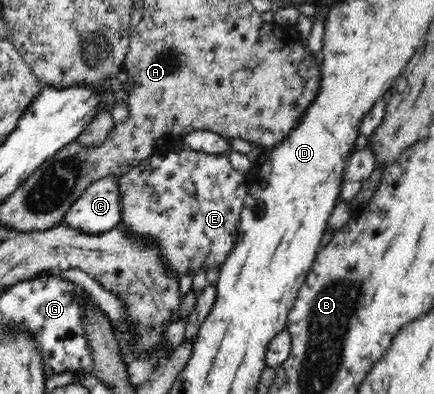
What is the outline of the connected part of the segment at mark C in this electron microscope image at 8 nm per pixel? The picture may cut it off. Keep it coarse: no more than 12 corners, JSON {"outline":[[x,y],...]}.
{"outline":[[121,175],[97,179],[64,222],[102,233],[123,218]]}

